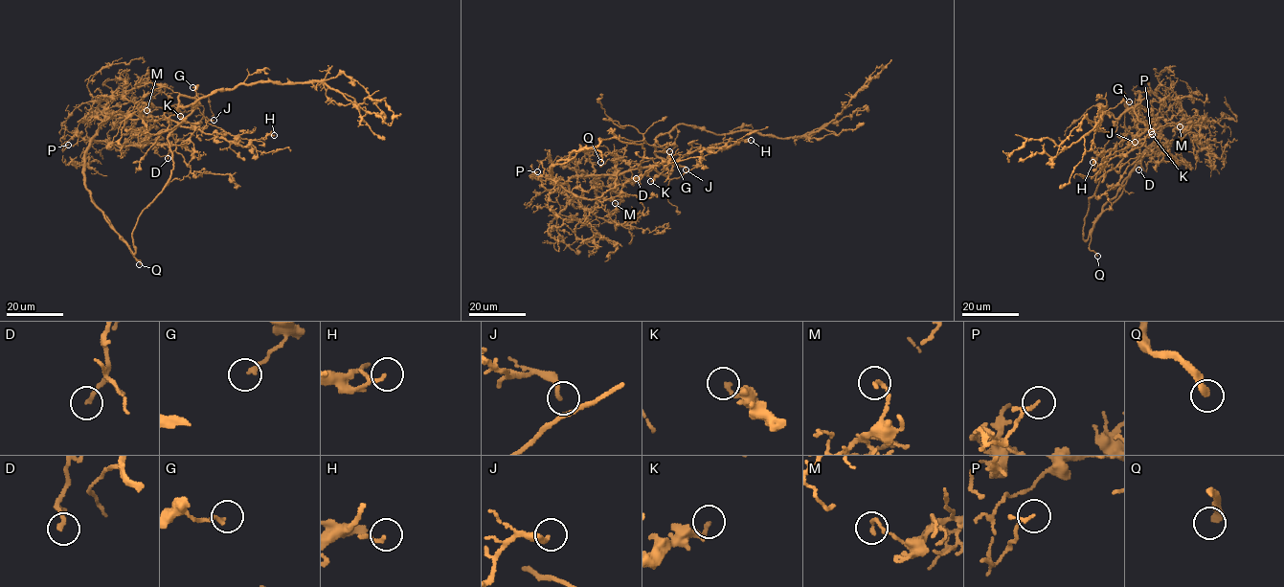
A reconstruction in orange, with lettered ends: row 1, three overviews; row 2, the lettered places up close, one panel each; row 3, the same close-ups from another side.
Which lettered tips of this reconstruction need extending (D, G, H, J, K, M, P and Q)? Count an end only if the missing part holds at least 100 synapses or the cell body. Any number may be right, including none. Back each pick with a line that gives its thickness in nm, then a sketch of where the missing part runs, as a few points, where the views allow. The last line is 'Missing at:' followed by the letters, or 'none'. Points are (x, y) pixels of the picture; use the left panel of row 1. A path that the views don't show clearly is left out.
Q: calibre 240 nm; course (139, 264), (128, 293), (114, 307), (95, 312), (80, 304), (75, 285), (79, 255), (64, 194)
Missing at: Q

